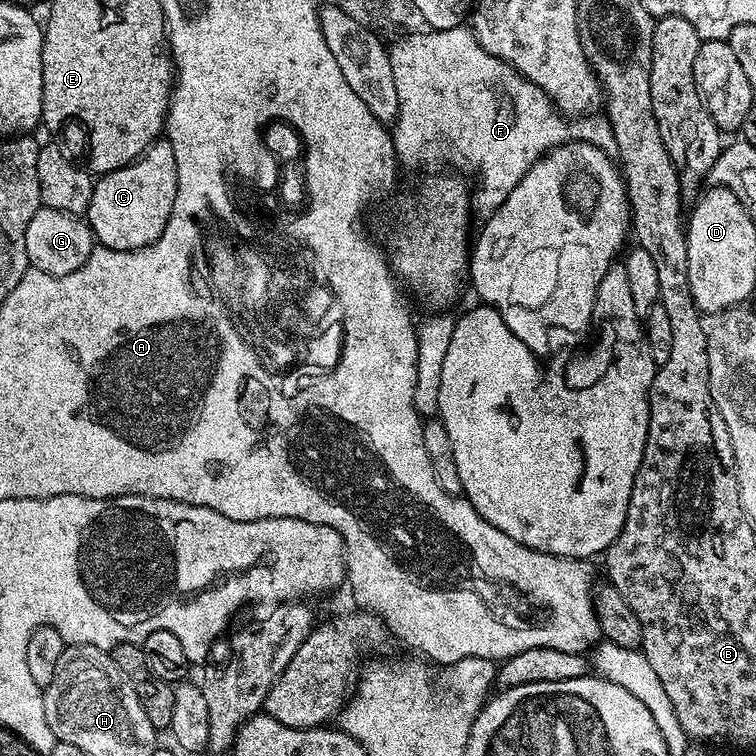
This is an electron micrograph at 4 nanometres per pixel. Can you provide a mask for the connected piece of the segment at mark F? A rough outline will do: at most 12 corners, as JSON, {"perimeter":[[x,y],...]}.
{"perimeter":[[471,27],[388,48],[399,167],[476,168],[494,215],[559,144],[609,147]]}

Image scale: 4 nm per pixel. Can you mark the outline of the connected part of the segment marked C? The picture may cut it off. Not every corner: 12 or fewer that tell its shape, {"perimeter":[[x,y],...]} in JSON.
{"perimeter":[[155,140],[93,183],[86,219],[115,252],[150,246],[178,194]]}

